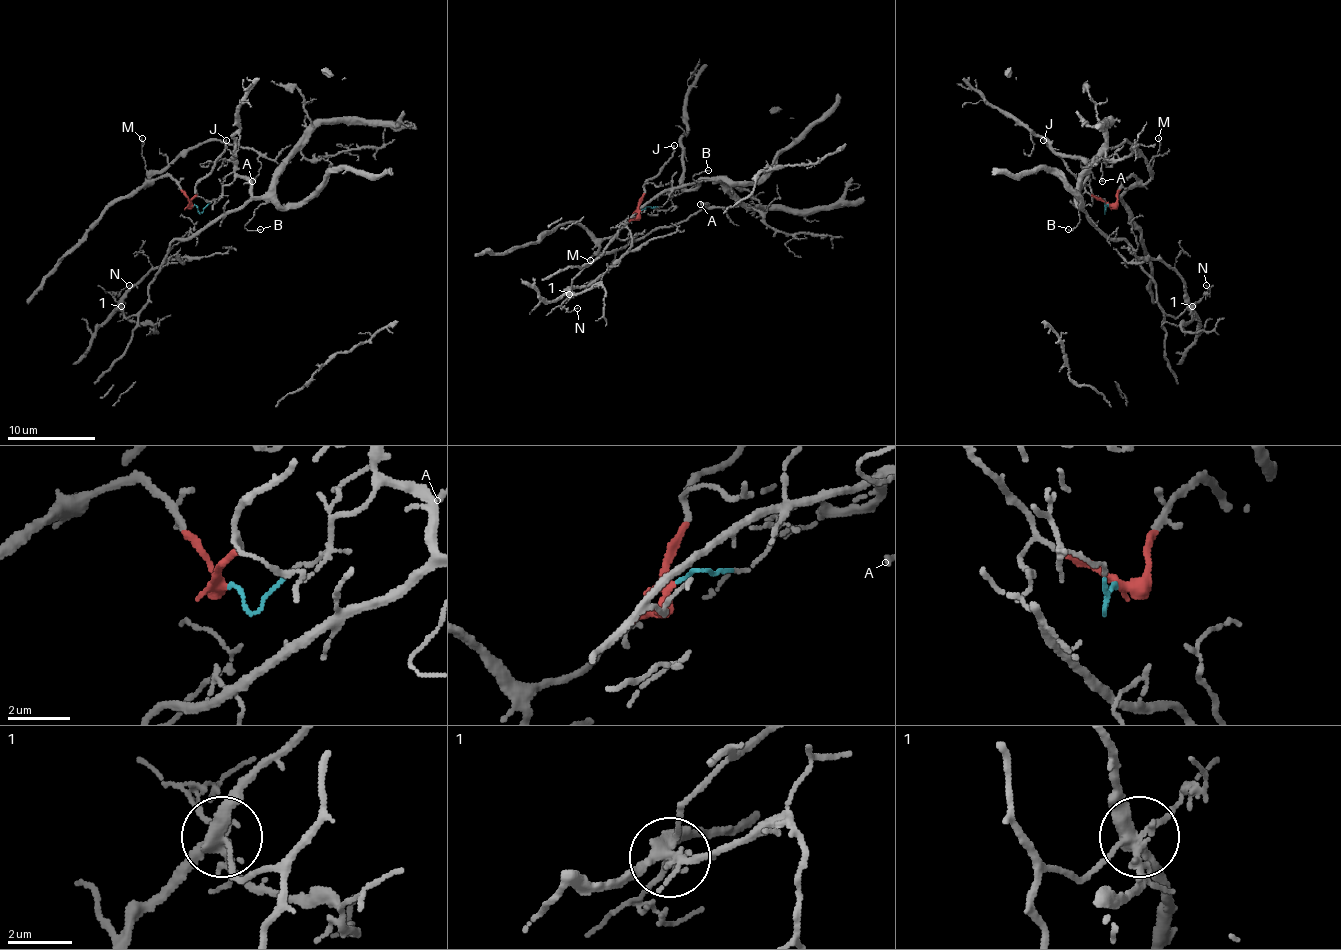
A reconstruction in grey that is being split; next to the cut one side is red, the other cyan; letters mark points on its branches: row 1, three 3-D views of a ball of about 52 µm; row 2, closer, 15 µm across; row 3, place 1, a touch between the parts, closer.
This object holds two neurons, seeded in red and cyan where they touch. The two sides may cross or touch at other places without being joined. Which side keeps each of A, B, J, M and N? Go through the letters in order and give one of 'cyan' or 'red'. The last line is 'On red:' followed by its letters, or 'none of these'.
A: red
B: cyan
J: red
M: red
N: cyan
On red: A, J, M

